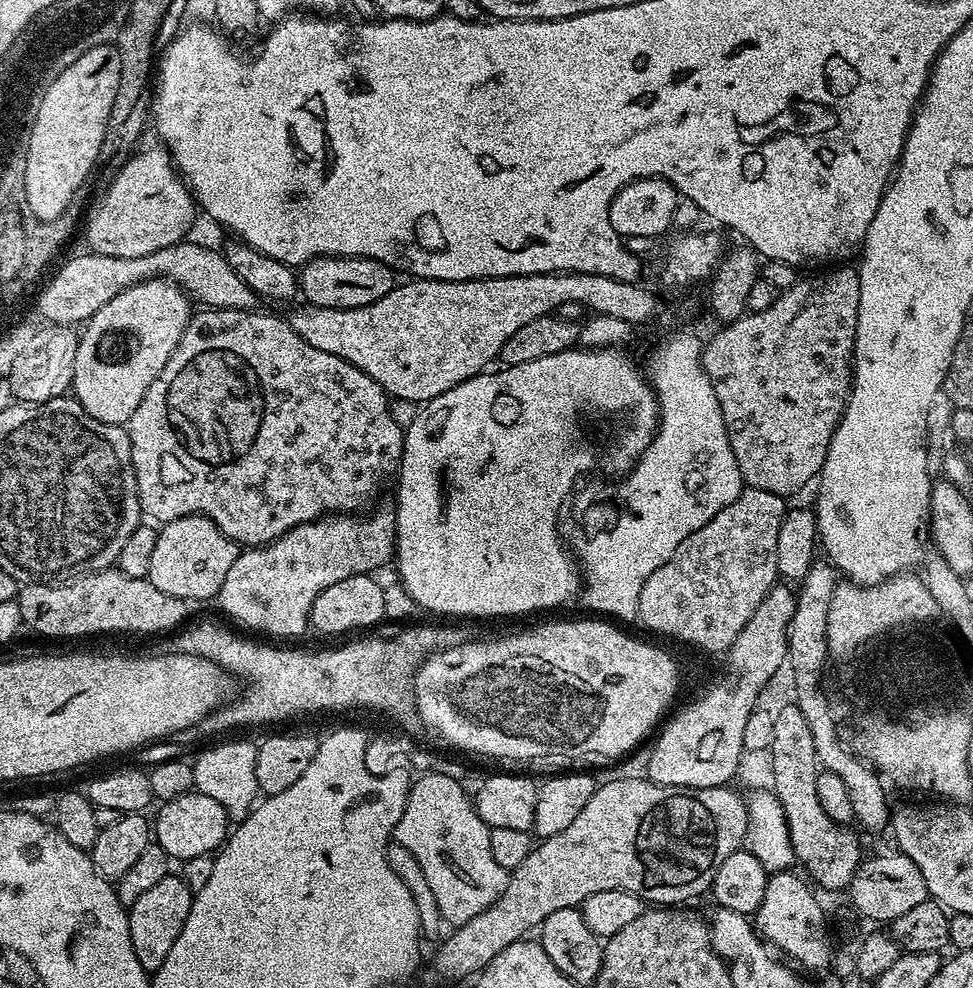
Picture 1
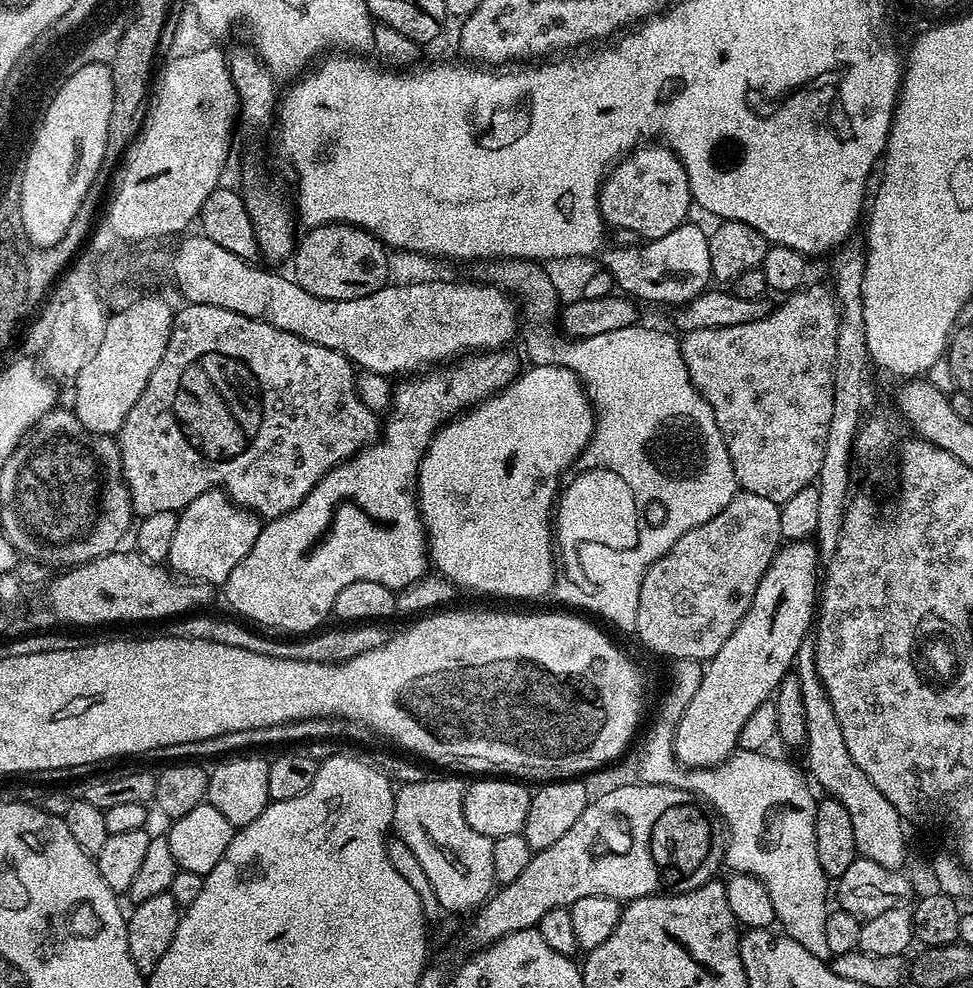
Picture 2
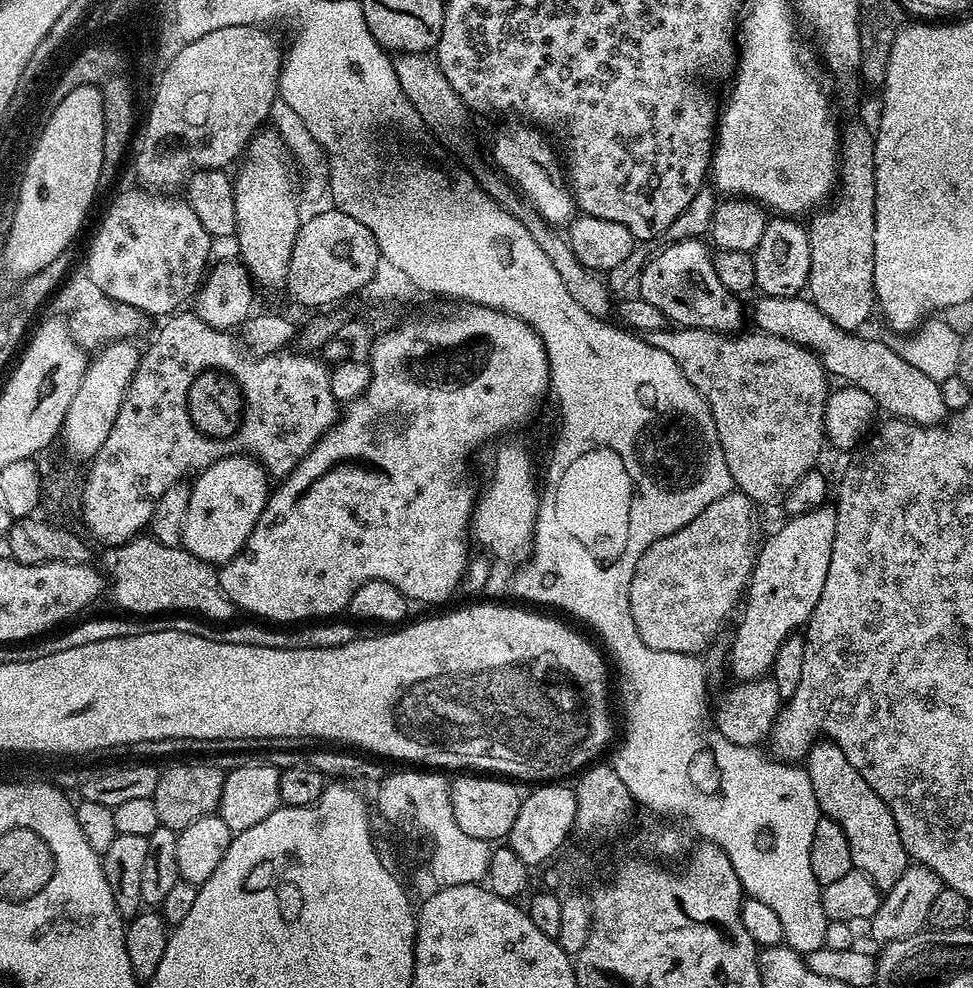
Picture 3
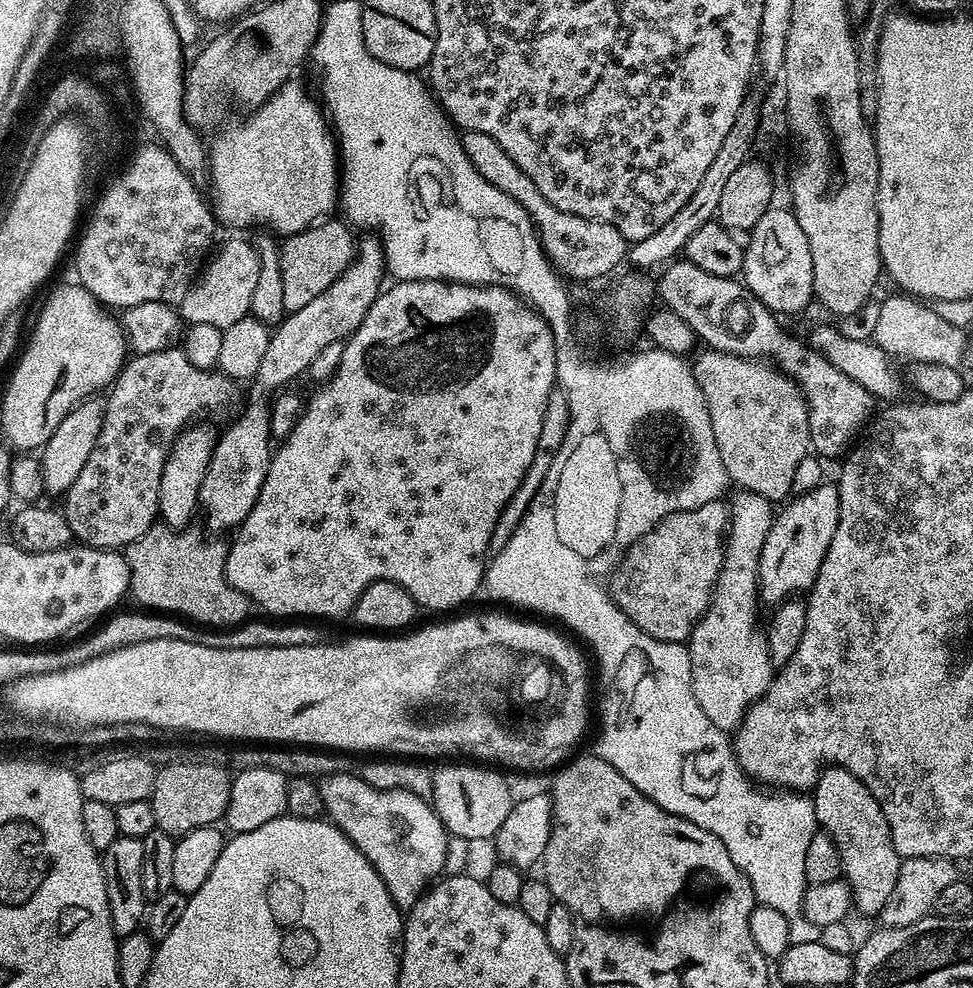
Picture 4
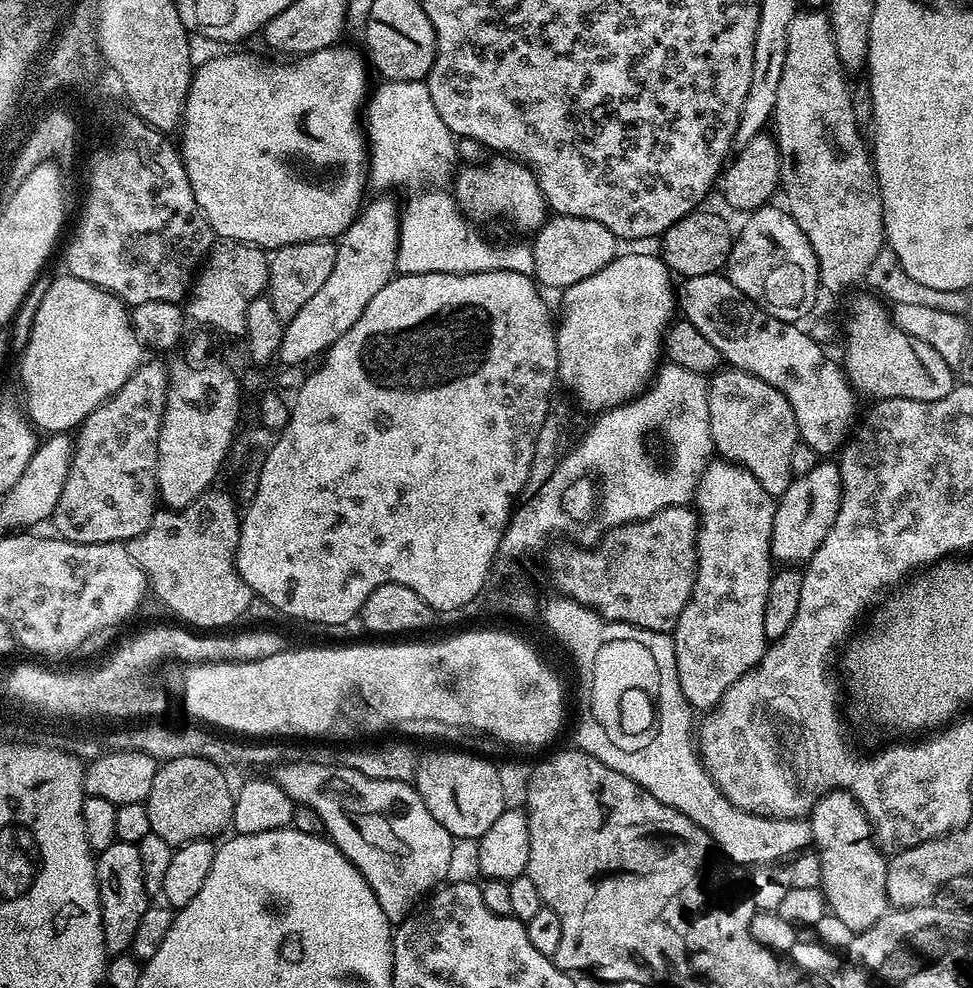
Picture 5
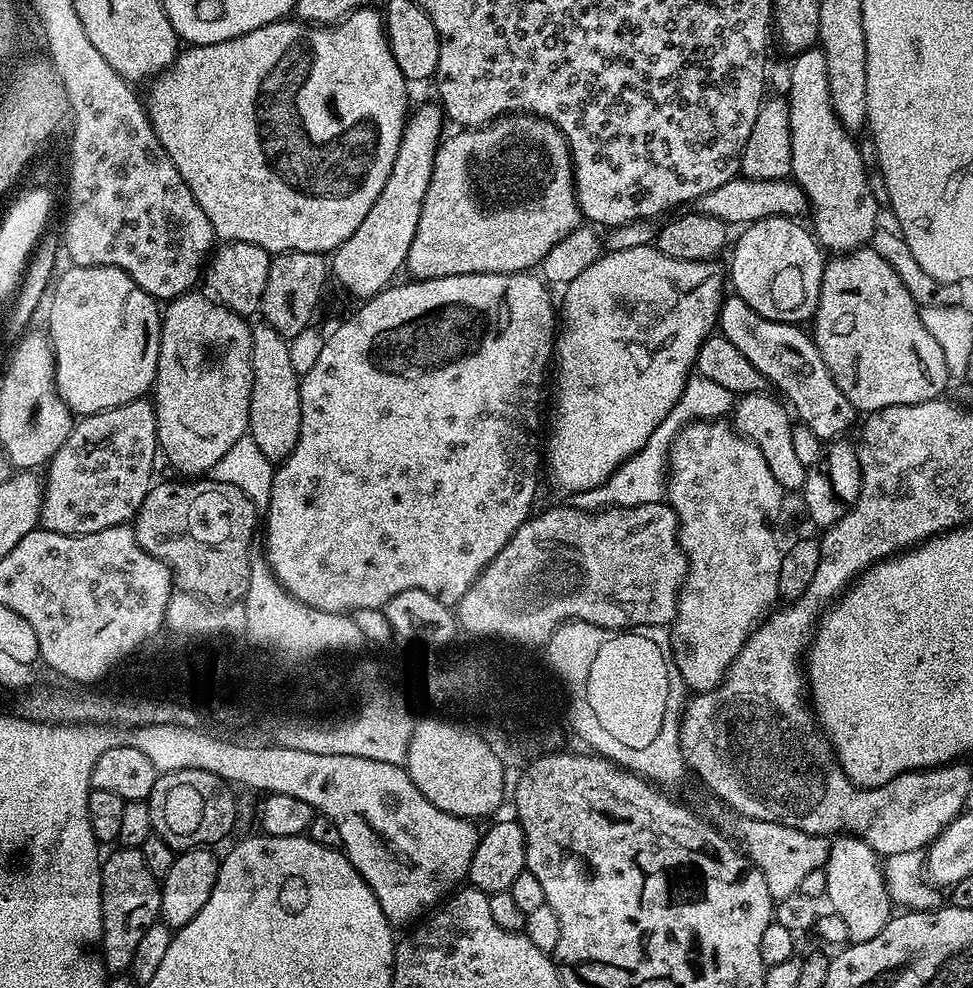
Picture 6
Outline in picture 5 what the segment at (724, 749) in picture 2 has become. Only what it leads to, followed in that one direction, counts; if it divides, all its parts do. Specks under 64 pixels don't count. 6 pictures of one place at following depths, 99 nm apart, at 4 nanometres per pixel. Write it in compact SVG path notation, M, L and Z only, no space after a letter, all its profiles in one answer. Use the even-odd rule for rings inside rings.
M817 462L810 474L796 476L791 486L778 497L772 531L773 557L779 563L781 560L784 566L800 566L811 560L826 534L830 534L843 500L844 480L840 476L839 463Z

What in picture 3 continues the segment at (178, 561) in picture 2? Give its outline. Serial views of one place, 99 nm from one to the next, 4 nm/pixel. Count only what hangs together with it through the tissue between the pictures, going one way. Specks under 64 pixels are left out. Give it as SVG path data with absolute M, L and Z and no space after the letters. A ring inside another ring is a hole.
M248 454L224 456L221 460L211 461L207 467L208 469L190 484L192 493L190 494L190 506L186 510L182 547L190 554L197 556L199 560L205 560L213 566L223 566L239 554L244 548L244 543L250 538L268 501L270 478L264 471L263 464Z

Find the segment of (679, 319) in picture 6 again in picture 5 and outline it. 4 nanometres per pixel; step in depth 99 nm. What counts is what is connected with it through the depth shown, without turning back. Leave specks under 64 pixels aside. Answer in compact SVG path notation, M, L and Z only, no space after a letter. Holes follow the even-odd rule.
M628 252L625 256L617 255L604 269L576 285L563 289L564 317L561 320L559 317L556 333L558 376L576 395L577 402L589 408L592 414L629 403L653 383L654 373L661 363L660 354L662 358L666 348L666 333L674 320L672 315L678 312L678 296L672 293L672 280L673 273L663 259L656 257L655 260L644 252Z

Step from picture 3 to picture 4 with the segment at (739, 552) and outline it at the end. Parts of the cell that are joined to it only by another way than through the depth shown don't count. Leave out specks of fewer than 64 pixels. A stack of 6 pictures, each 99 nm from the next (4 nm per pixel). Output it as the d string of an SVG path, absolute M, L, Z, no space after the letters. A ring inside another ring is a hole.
M723 499L685 512L671 512L628 547L611 573L610 595L615 604L650 638L679 644L687 641L712 600L724 561L730 508Z

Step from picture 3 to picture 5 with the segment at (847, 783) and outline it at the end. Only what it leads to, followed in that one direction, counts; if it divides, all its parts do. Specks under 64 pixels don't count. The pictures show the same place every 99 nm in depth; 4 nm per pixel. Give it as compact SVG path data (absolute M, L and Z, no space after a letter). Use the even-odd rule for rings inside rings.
M837 790L834 792L829 792L823 800L812 810L810 814L810 821L812 820L812 836L816 839L815 847L822 850L820 852L820 857L824 862L824 882L822 885L822 890L826 895L826 899L829 903L831 915L834 917L837 916L846 927L849 928L849 933L855 934L858 932L864 932L868 928L872 928L876 925L878 921L881 920L890 911L890 905L888 902L888 865L890 863L889 857L886 855L883 856L880 851L882 851L881 845L878 843L875 835L874 829L871 821L868 820L867 813L864 812L864 807L860 804L859 799L853 796L851 792L847 790Z

